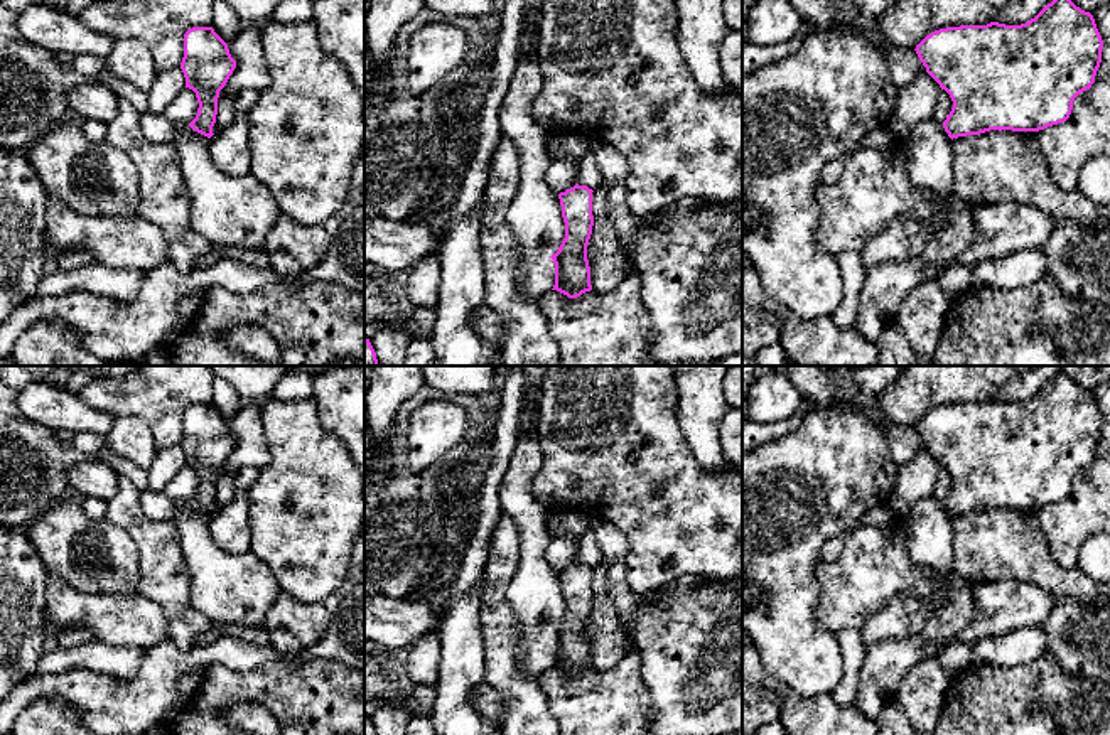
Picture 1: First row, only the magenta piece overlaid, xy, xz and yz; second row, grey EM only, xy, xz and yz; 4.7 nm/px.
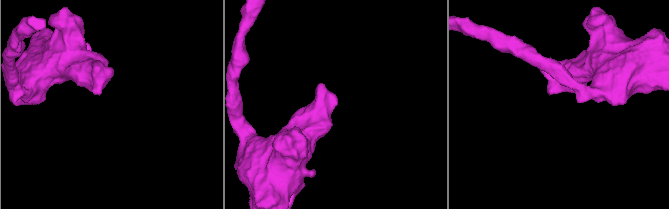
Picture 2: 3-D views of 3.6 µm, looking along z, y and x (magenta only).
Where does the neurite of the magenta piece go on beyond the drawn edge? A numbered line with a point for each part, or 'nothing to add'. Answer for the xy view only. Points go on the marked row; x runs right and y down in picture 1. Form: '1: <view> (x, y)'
nothing to add

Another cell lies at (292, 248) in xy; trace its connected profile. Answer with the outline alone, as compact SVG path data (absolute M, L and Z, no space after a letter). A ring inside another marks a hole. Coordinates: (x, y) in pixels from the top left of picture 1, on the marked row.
M337 211L324 223L307 226L280 214L265 239L268 266L285 283L292 283L304 271L315 268L346 216L346 212Z

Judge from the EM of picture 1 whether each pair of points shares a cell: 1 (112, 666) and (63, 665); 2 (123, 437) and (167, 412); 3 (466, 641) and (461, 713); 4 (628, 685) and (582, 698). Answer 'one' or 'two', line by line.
1: one
2: two
3: one
4: one

